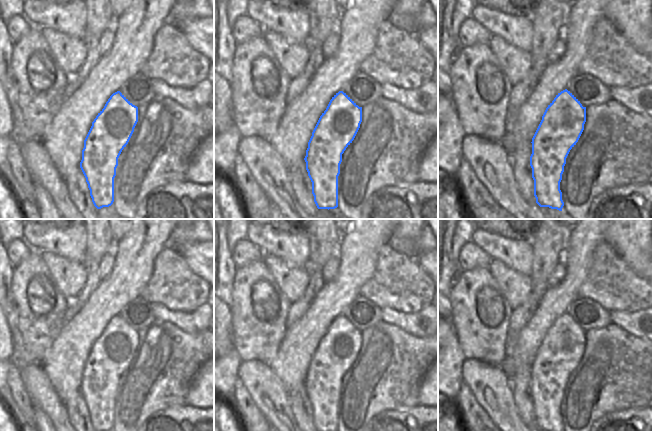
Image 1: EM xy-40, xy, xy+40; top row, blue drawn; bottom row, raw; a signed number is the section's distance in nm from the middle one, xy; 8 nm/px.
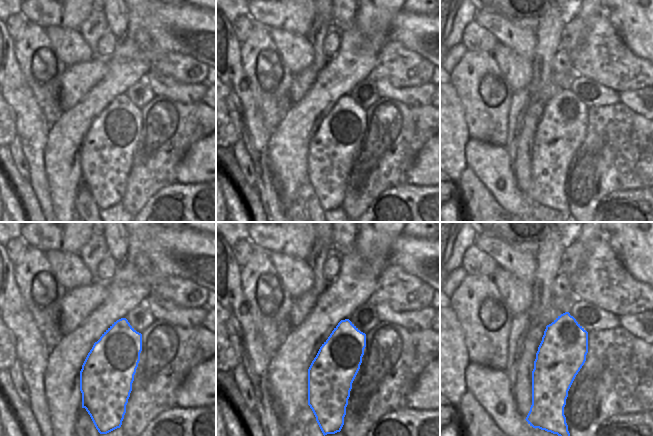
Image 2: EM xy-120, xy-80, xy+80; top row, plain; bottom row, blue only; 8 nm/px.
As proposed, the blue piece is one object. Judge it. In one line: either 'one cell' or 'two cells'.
one cell

